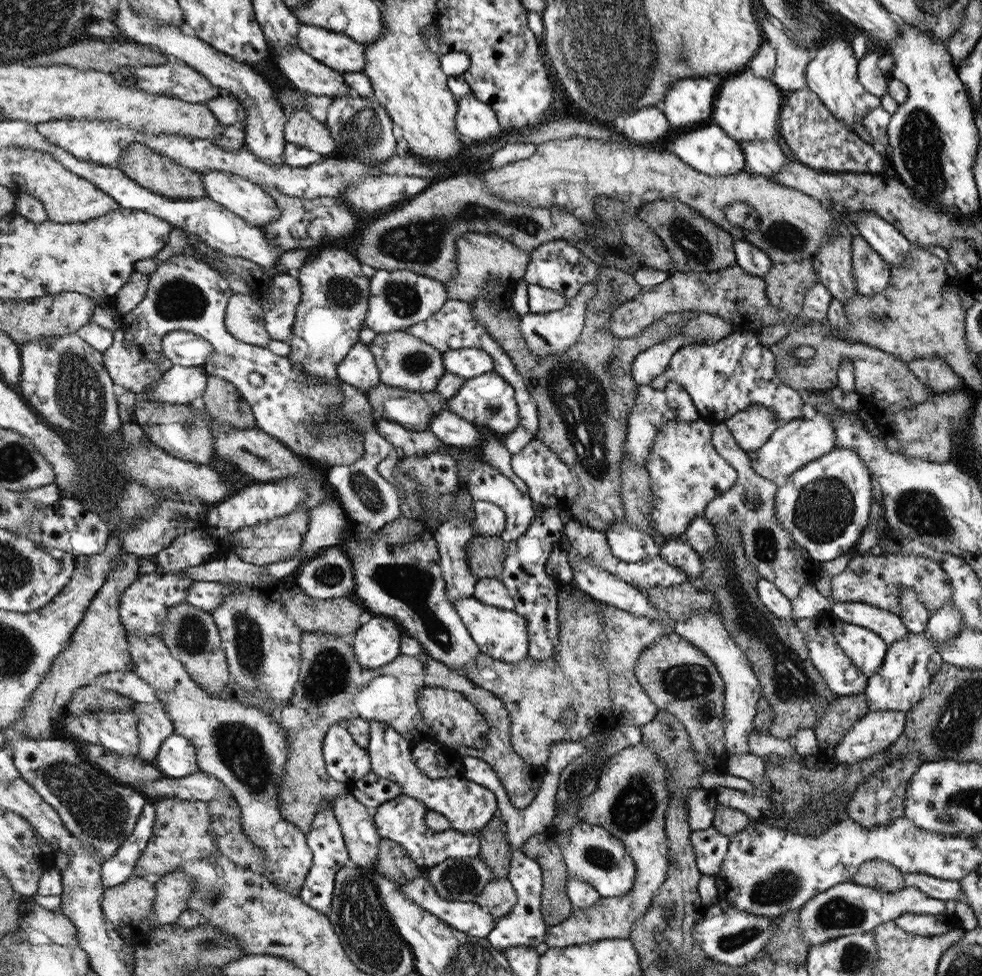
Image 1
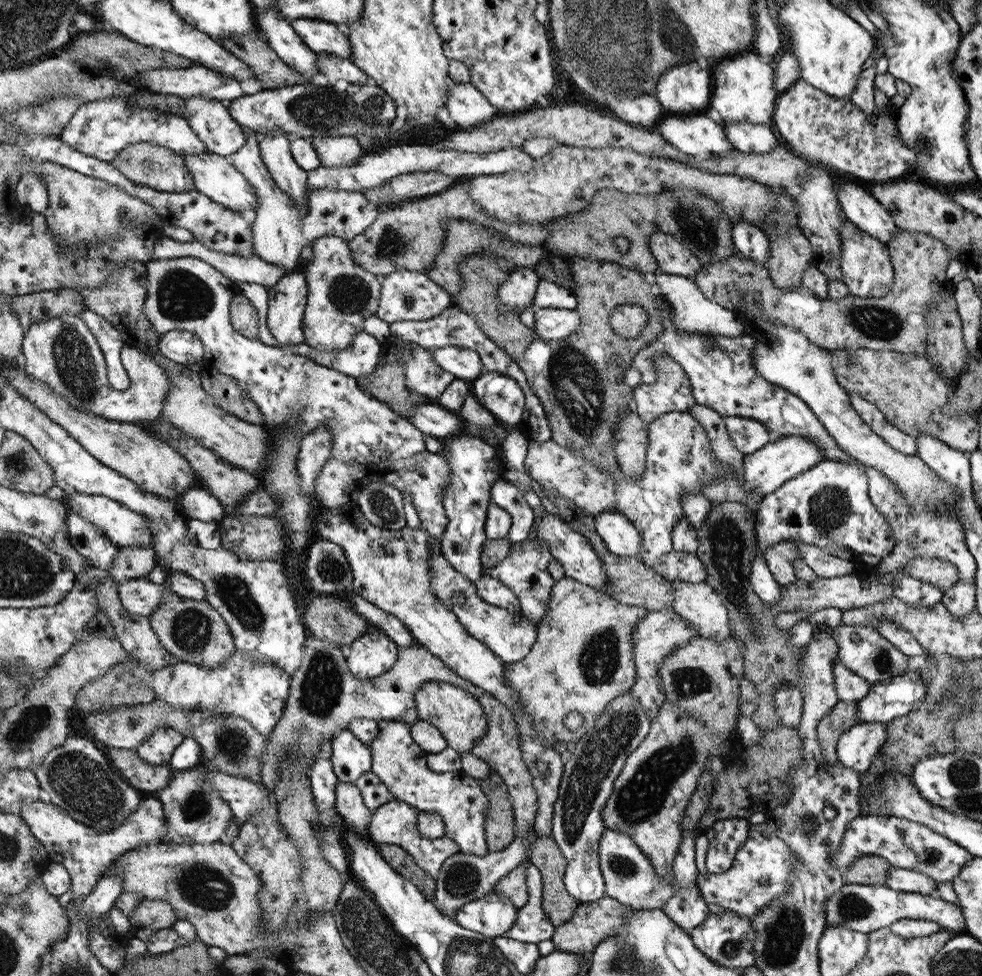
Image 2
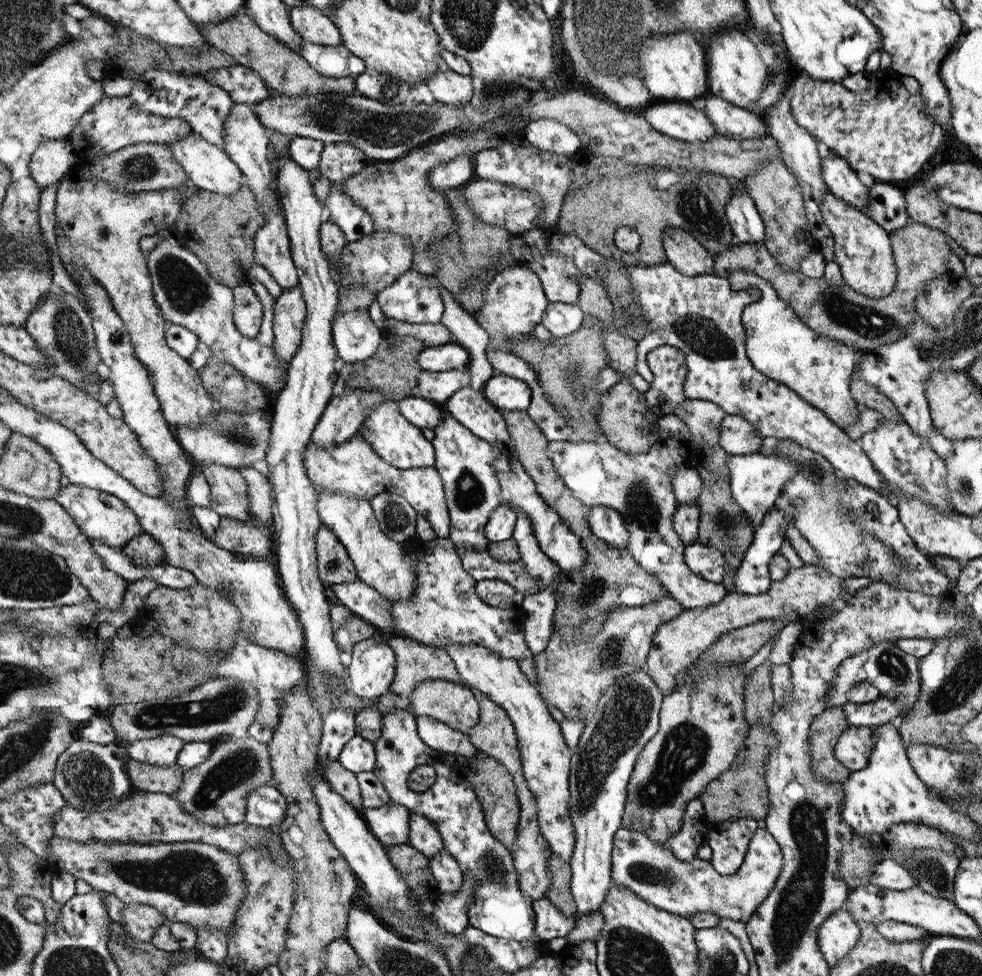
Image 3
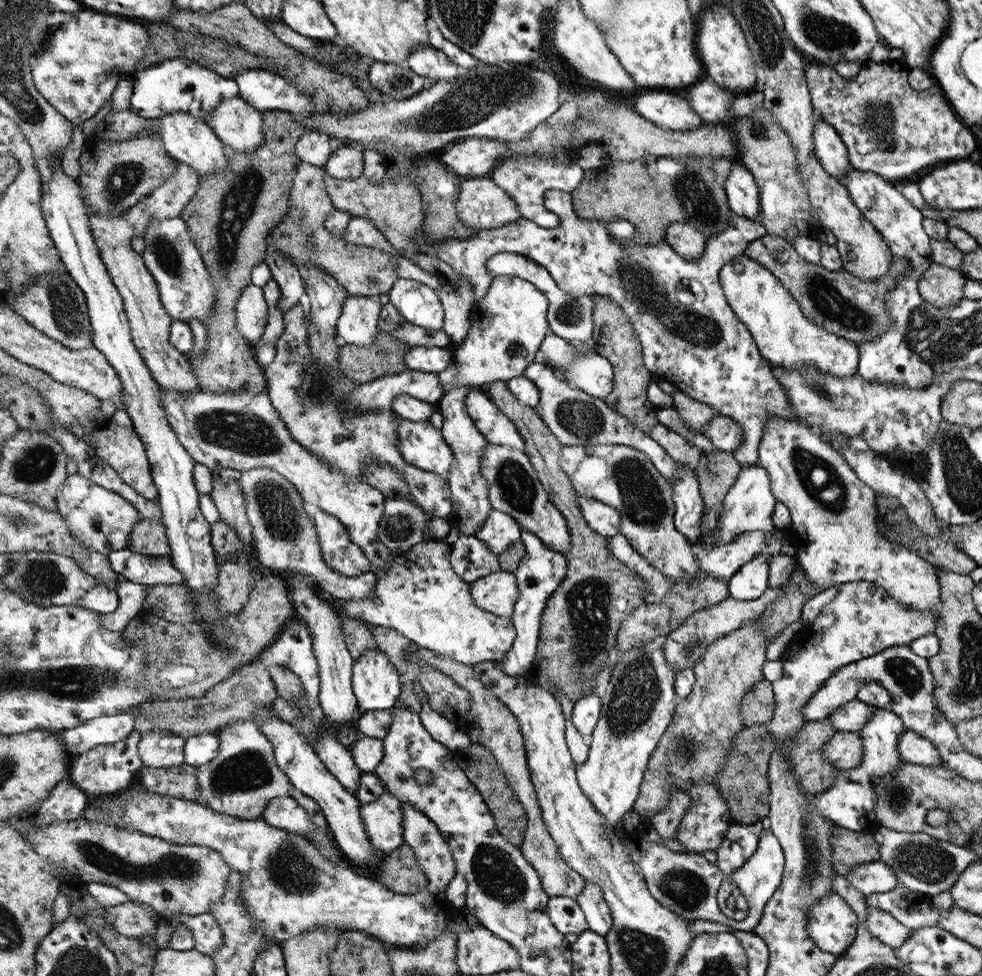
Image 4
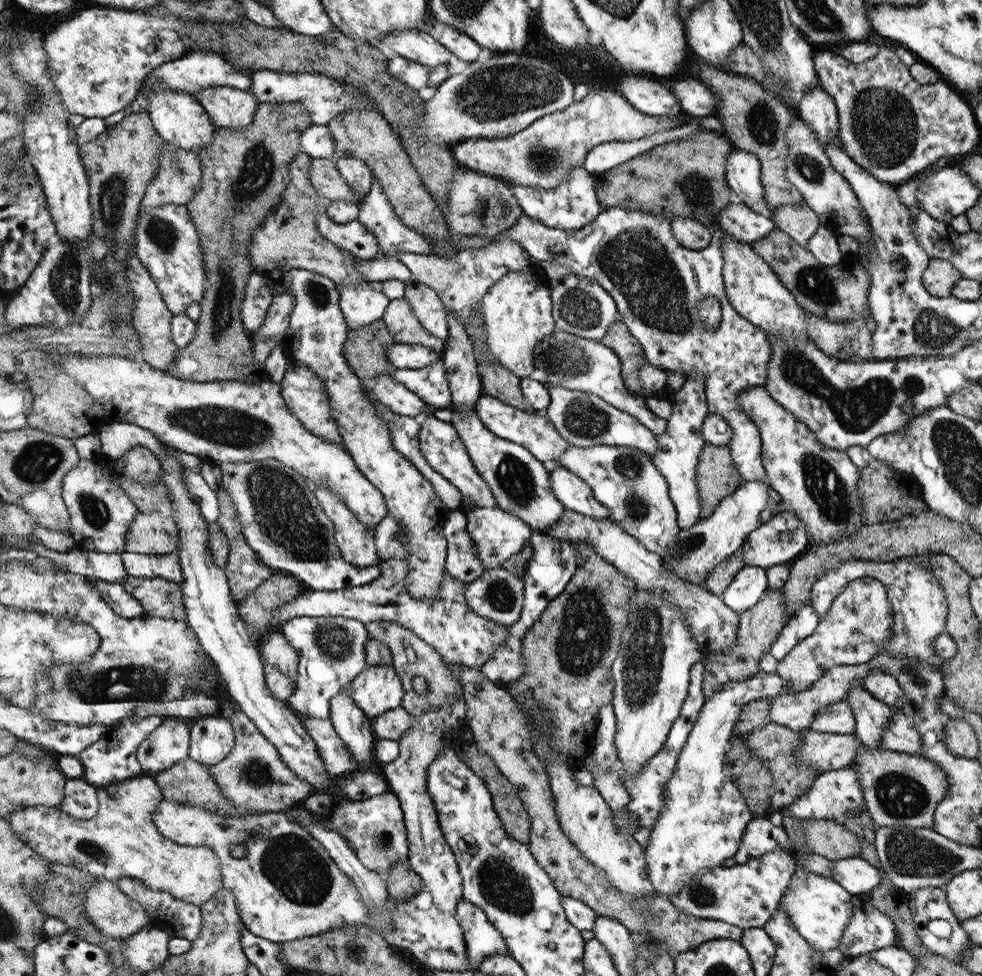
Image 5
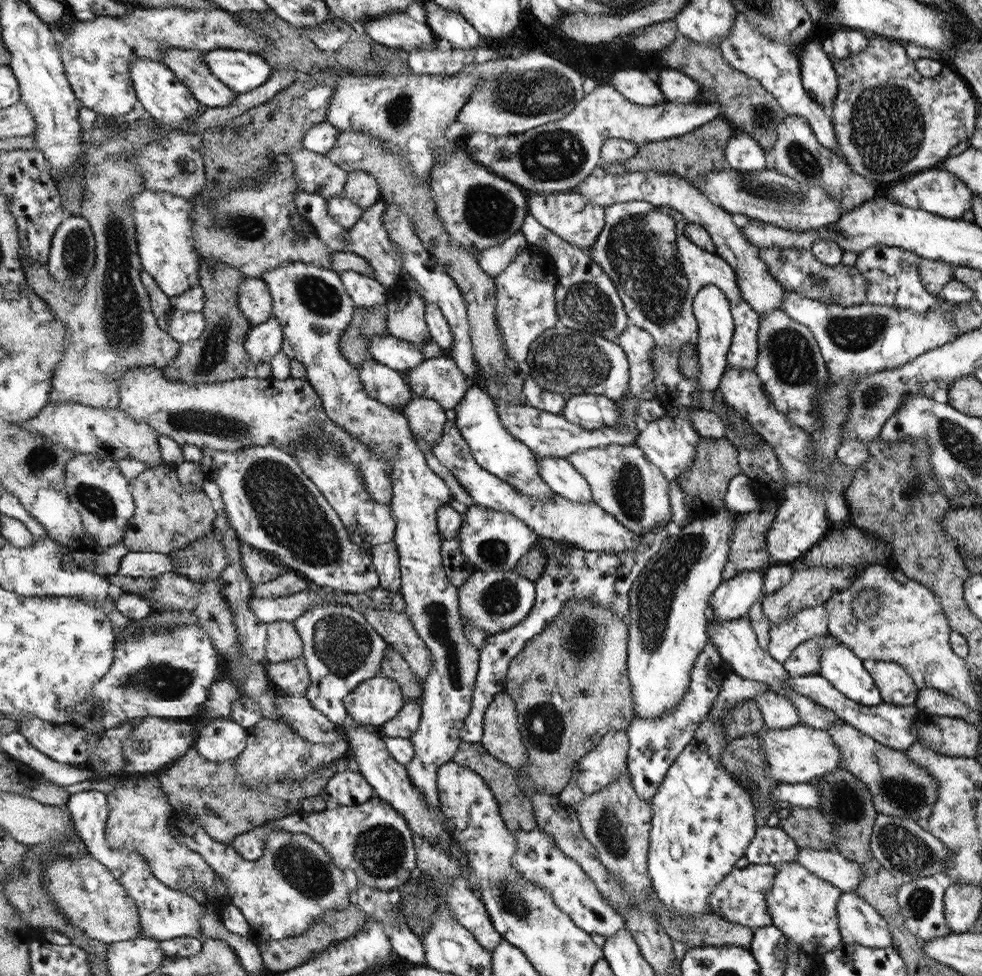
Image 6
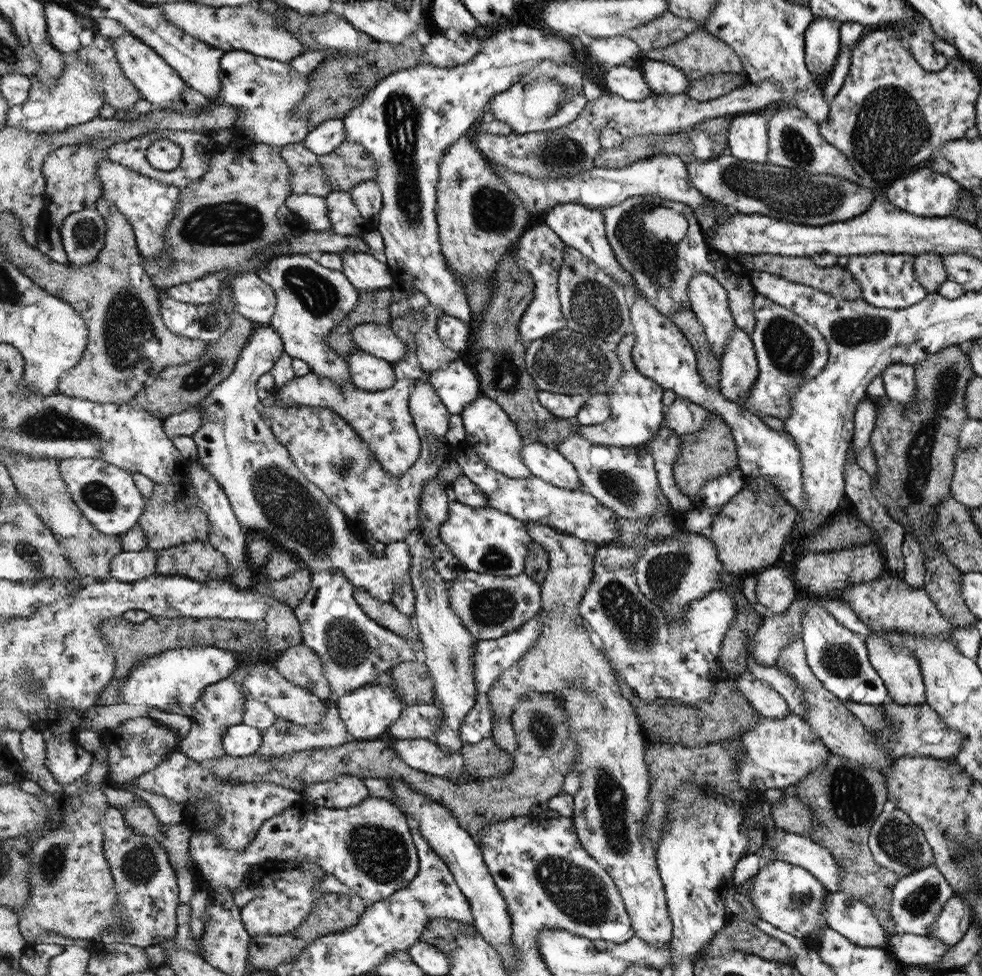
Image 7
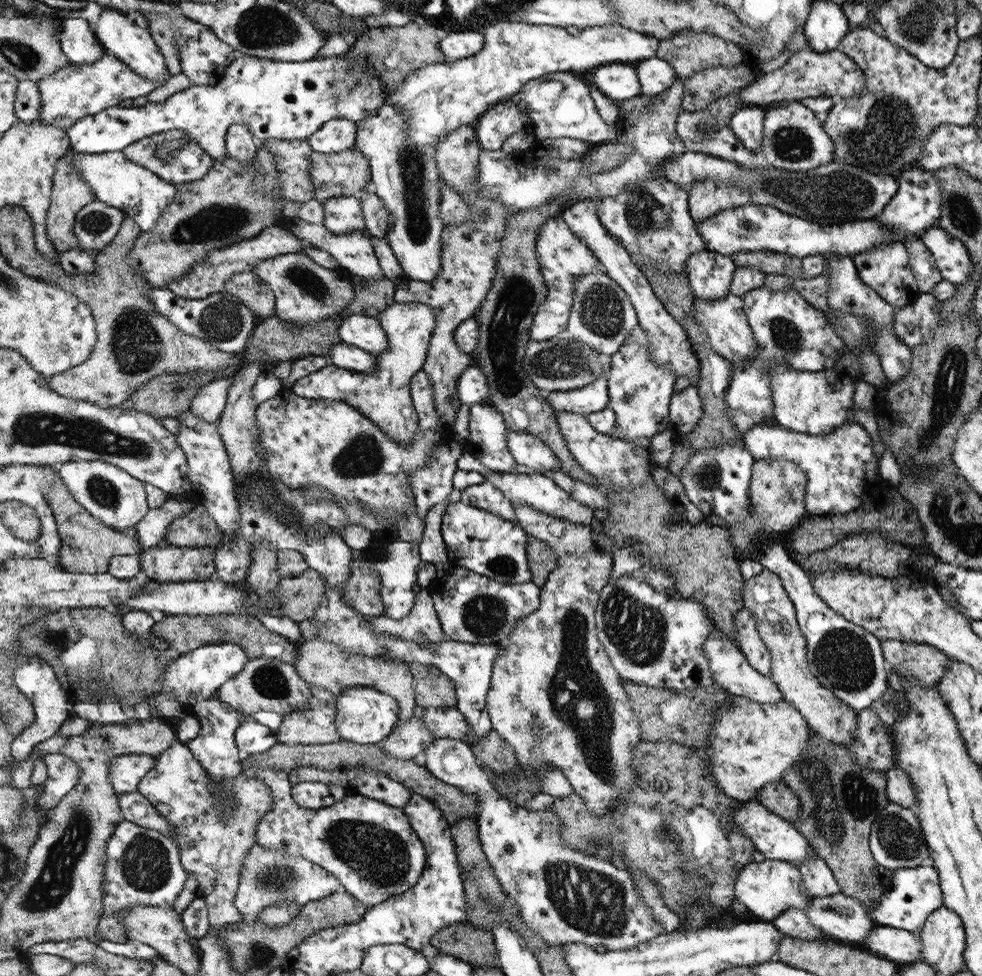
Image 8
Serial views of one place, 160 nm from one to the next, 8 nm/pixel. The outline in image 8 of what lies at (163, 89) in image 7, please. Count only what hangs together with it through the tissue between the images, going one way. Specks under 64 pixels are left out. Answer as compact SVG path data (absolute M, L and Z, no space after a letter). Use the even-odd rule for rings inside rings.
M106 8L99 18L97 27L96 33L110 54L120 57L121 61L126 61L133 71L139 73L140 76L147 77L156 86L160 87L162 85L162 82L166 80L166 74L168 74L168 70L166 70L167 64L164 64L165 56L162 56L159 46L154 44L154 40L148 34L146 26L138 28L132 22L132 19L128 19L127 13Z

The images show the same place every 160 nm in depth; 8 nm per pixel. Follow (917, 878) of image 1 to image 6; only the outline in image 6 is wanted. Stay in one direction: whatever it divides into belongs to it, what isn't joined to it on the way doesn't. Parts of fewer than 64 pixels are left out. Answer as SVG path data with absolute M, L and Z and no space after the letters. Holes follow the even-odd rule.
M798 848L796 861L843 893L854 892L862 881L862 867L838 852Z

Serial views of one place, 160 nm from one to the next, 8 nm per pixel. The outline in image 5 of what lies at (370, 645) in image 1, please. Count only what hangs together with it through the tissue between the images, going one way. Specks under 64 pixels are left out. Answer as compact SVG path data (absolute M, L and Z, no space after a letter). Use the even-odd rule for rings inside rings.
M371 666L351 682L351 696L368 717L374 718L402 706L406 694L402 683L393 667Z

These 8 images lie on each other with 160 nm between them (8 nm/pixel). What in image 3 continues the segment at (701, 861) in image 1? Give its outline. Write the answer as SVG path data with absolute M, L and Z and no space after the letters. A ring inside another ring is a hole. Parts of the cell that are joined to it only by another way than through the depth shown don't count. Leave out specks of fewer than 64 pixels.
M730 819L717 823L706 837L712 849L710 864L721 876L732 876L743 863L750 839L758 830L758 821Z

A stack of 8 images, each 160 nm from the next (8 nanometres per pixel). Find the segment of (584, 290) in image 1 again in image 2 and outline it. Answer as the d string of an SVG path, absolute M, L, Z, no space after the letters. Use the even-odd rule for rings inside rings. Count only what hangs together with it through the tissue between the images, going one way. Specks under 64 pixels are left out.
M541 308L536 309L535 331L544 340L557 342L574 335L582 326L579 312L566 308Z

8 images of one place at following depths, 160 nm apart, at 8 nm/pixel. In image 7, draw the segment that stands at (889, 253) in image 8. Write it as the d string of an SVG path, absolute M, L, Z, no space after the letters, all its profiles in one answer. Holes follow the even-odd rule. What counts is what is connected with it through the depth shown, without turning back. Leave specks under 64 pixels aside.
M882 253L852 256L847 269L860 281L862 298L876 308L892 310L911 307L927 296L927 289L915 275L915 256L907 253Z

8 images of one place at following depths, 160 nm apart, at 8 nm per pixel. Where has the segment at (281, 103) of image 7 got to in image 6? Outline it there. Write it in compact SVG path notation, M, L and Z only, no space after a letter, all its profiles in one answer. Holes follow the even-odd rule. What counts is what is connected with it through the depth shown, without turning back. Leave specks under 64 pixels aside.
M216 49L205 52L202 55L203 62L211 70L211 73L219 78L228 88L231 88L236 96L245 92L254 91L271 78L271 65L262 56L250 51Z

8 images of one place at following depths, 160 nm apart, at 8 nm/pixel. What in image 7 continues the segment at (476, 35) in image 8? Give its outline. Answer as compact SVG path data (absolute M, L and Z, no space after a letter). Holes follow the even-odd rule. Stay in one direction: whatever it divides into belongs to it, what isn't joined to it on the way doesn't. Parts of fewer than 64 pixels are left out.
M444 34L431 37L423 48L426 62L442 68L452 68L459 64L467 64L482 49L482 41L476 36L467 35L462 40L450 40Z

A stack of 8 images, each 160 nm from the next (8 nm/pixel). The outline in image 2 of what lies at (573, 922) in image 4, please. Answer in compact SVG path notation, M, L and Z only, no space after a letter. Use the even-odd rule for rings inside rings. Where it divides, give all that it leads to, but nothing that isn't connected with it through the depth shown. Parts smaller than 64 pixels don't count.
M534 865L526 869L529 899L518 910L518 922L504 936L524 943L538 944L552 938L556 926L550 922L542 908L543 885L541 873Z

